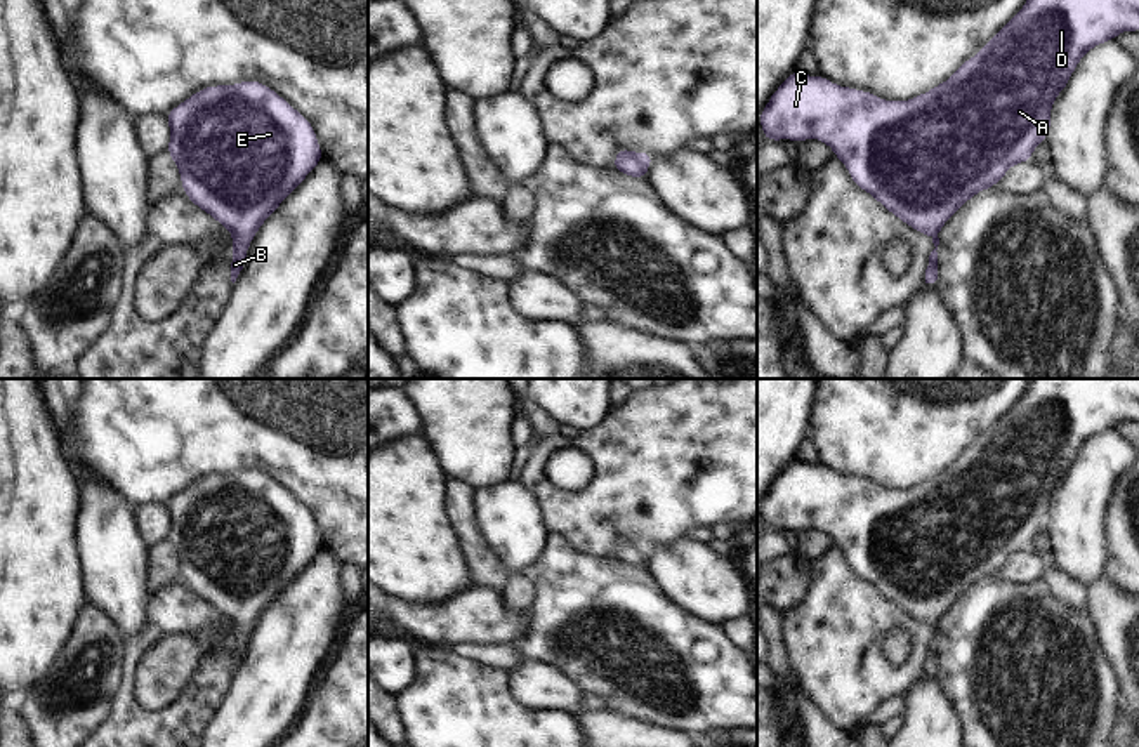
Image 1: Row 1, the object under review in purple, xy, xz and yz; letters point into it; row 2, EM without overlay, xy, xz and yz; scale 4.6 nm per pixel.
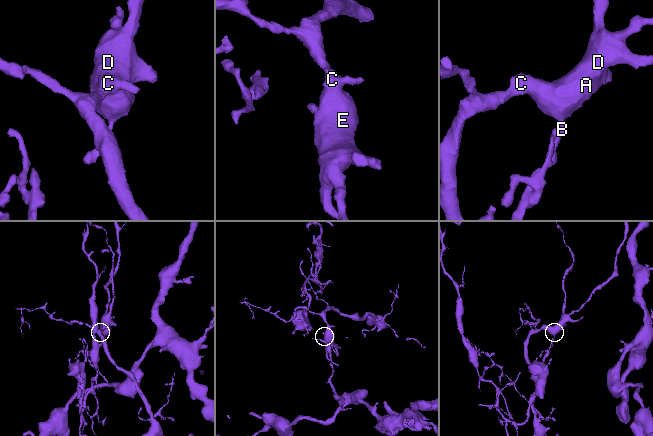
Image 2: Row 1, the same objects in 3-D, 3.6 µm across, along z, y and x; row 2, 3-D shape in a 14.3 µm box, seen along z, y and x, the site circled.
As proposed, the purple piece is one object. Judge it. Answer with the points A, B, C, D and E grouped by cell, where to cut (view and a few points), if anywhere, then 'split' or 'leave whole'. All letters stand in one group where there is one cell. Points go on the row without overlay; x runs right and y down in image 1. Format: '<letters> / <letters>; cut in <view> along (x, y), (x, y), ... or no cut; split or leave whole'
A B C D E; no cut; leave whole

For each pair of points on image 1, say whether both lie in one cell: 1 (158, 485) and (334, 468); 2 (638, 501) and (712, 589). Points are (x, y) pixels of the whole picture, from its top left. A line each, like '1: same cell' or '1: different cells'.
1: same cell
2: different cells

